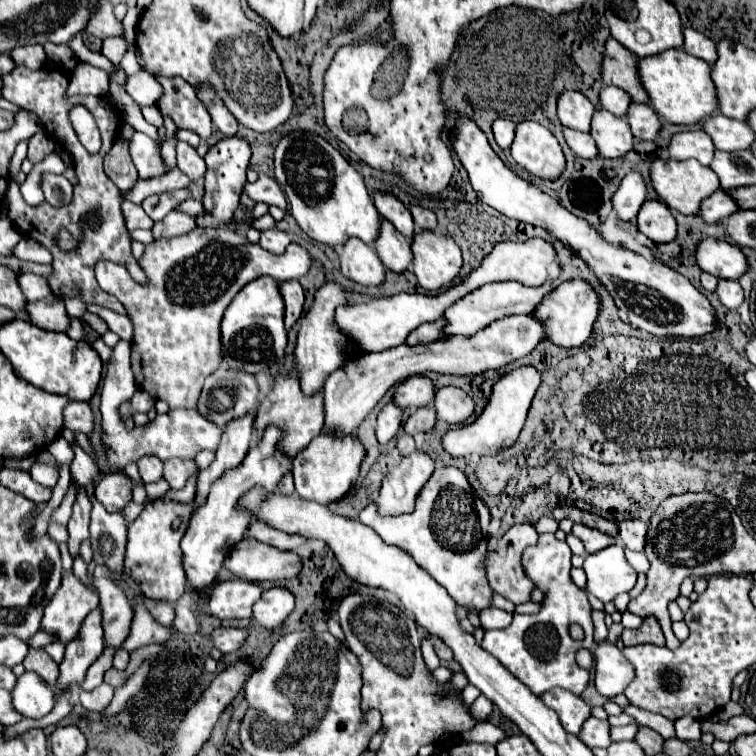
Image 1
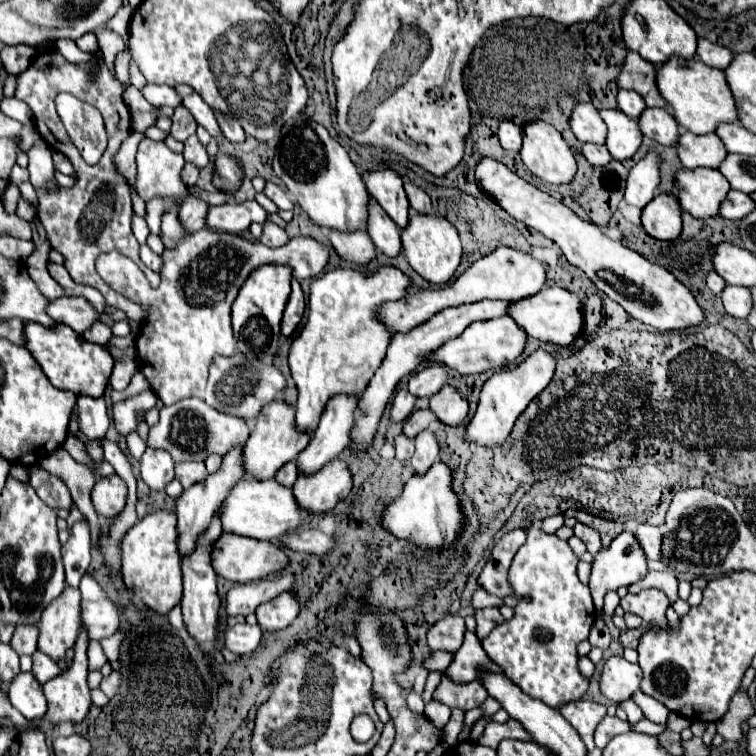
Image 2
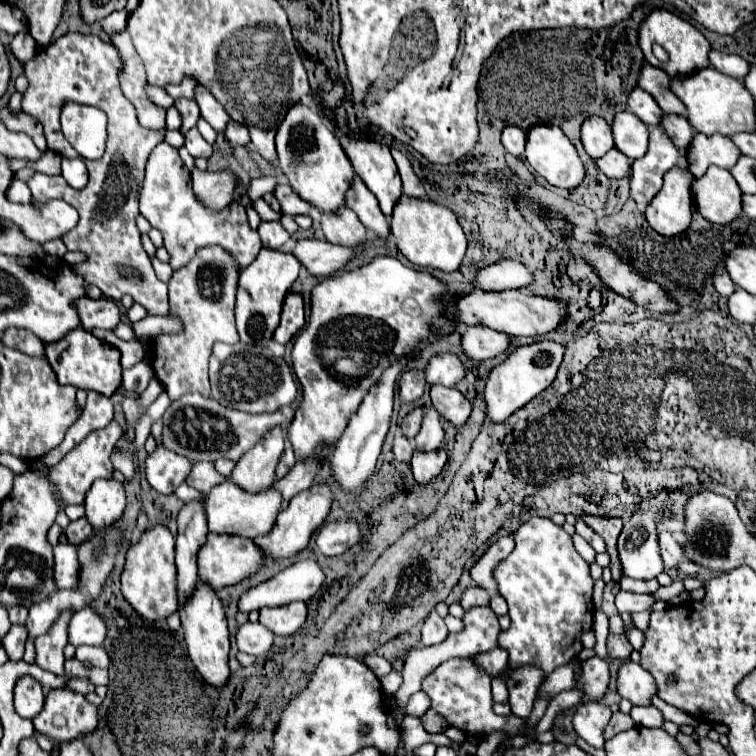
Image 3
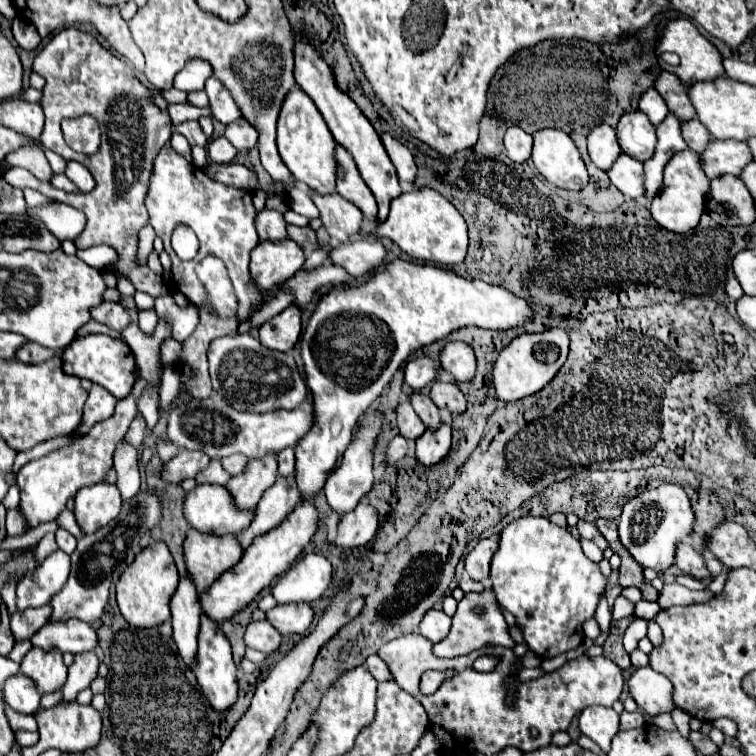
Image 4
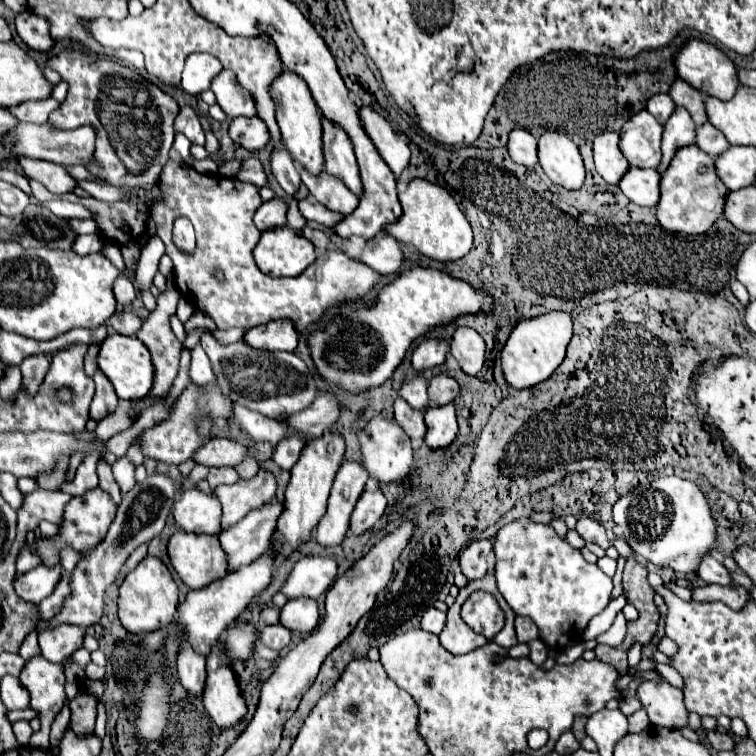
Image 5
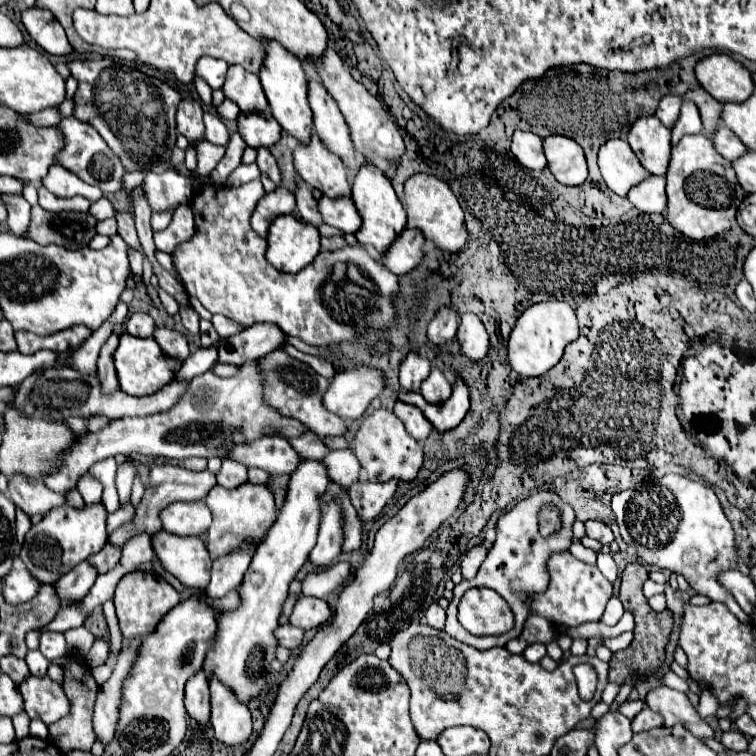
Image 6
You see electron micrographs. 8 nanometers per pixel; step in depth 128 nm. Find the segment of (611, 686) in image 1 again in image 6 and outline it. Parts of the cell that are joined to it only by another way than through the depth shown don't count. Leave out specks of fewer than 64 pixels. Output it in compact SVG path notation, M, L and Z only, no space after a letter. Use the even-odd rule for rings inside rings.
M660 686L652 692L648 692L646 704L654 712L662 714L666 726L682 724L698 738L714 738L712 726L698 716L696 708L692 706L692 702L688 700L686 694L682 694L678 690L672 690L668 686Z

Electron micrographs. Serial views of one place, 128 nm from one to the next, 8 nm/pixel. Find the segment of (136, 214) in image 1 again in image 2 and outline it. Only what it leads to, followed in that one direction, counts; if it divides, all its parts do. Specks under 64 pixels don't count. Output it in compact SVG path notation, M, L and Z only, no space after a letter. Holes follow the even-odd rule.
M134 216L134 220L132 220L132 230L134 230L136 240L138 240L140 244L146 244L146 238L148 238L148 234L150 234L150 232L148 232L148 226L146 226L146 220Z

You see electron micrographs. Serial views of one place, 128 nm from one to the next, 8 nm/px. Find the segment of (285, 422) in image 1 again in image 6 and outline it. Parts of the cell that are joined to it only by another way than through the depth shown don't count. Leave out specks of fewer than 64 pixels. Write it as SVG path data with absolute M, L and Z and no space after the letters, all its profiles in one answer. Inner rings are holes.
M252 482L242 484L234 490L214 486L204 498L204 502L212 512L212 524L206 532L206 548L214 560L230 554L234 548L240 548L240 544L246 544L248 540L252 544L260 544L276 522L276 506L272 492L266 486L258 486Z

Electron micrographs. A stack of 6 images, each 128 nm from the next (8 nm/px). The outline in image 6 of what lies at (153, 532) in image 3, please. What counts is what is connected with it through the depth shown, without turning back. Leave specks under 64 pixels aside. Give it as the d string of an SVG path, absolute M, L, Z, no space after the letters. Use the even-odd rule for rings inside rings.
M130 572L122 576L114 594L118 624L124 638L144 638L152 634L160 618L178 604L180 604L180 594L158 574L146 574L146 572Z

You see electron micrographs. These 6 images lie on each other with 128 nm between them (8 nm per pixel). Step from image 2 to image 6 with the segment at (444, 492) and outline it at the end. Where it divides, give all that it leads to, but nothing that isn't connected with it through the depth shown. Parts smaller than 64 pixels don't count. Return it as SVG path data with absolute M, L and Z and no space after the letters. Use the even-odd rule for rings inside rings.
M454 374L452 396L440 405L426 402L420 392L403 393L403 390L400 390L397 398L398 401L418 406L438 432L456 428L470 408L470 388L460 374Z

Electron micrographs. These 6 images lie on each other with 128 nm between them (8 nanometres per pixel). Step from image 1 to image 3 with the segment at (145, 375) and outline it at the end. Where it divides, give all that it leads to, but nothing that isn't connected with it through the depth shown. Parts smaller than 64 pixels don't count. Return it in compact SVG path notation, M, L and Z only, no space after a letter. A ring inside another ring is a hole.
M298 240L292 254L310 274L328 278L346 268L356 254L356 248L338 246L326 240ZM200 248L192 262L176 270L168 288L170 288L170 314L176 314L184 322L184 332L178 336L156 336L152 344L152 362L156 378L166 386L166 392L172 400L182 398L184 394L200 392L210 396L208 382L208 358L214 342L236 344L238 332L234 324L234 302L238 286L238 268L232 264L222 248Z

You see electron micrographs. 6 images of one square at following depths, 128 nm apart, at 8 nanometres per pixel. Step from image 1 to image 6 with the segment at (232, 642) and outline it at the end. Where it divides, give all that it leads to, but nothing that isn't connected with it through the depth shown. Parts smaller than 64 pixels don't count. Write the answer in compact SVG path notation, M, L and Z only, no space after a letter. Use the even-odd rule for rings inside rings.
M286 624L286 626L280 626L276 628L276 638L280 642L280 646L286 646L290 650L298 648L304 640L304 630L302 628L296 628L292 624Z

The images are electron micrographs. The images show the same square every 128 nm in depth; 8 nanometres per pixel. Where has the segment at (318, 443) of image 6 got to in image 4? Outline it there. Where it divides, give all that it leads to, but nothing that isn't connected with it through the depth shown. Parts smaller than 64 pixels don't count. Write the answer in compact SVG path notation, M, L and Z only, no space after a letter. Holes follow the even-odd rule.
M286 448L278 454L278 474L288 476L294 472L294 448Z

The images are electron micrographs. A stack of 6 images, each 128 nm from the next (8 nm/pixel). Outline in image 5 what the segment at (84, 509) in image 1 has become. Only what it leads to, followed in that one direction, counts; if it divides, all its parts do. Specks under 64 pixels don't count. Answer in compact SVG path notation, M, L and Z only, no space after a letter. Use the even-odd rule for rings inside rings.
M36 566L16 578L14 590L22 600L38 604L52 592L52 588L60 580L60 576L62 576L62 566L56 566L56 568Z

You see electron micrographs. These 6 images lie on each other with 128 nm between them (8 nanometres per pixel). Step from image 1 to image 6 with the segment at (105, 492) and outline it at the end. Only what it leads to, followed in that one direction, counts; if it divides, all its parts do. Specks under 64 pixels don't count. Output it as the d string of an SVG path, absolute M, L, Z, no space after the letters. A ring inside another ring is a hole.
M102 504L86 506L84 510L76 510L72 506L54 508L44 516L38 524L34 524L20 550L20 558L26 564L26 570L40 582L54 584L60 576L68 574L78 562L88 560L94 552L100 552L108 540L106 534L106 512Z

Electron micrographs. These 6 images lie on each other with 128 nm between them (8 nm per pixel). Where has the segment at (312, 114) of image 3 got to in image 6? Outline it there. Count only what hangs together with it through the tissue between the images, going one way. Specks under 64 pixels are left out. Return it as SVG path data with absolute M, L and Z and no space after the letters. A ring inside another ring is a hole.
M268 40L262 44L264 48L264 64L258 72L260 80L262 80L262 88L266 92L268 104L272 108L272 116L278 120L278 124L282 126L284 132L292 134L298 142L308 142L310 134L312 134L312 112L308 106L308 98L306 98L306 76L302 70L302 64L298 60L298 56L294 56L292 52L284 50L282 44L278 44L276 40Z

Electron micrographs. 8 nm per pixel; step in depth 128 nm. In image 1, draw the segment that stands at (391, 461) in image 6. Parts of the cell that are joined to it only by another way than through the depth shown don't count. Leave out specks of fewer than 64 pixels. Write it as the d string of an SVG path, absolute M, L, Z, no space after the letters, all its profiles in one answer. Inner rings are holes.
M402 434L402 436L398 436L398 440L396 440L396 448L398 448L398 452L402 454L402 456L408 456L408 454L412 454L414 452L414 438L412 436L408 436L408 434Z

